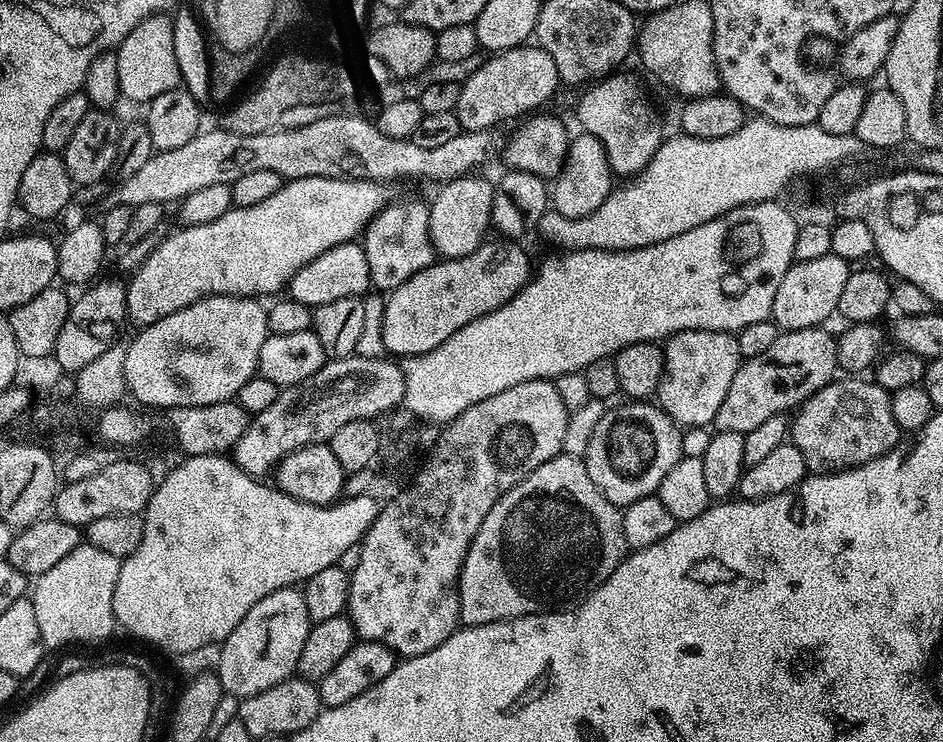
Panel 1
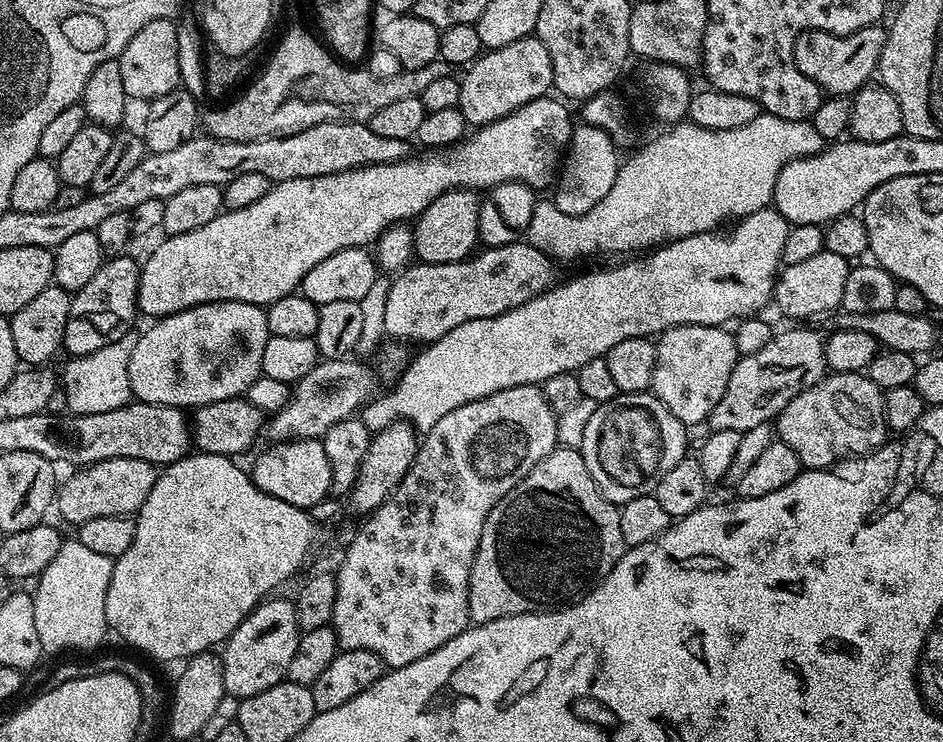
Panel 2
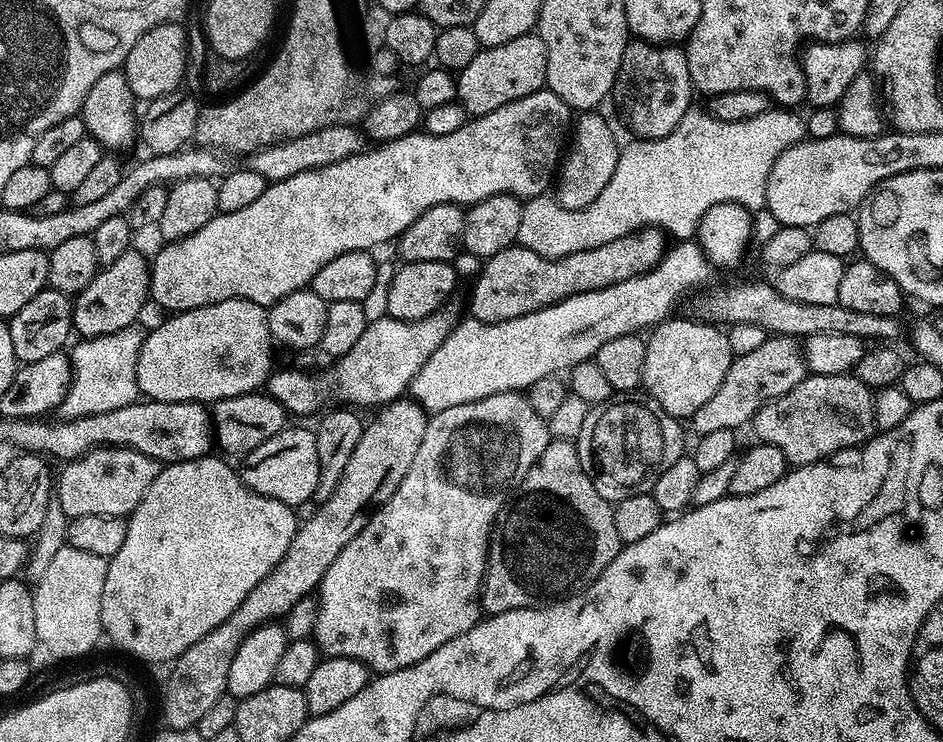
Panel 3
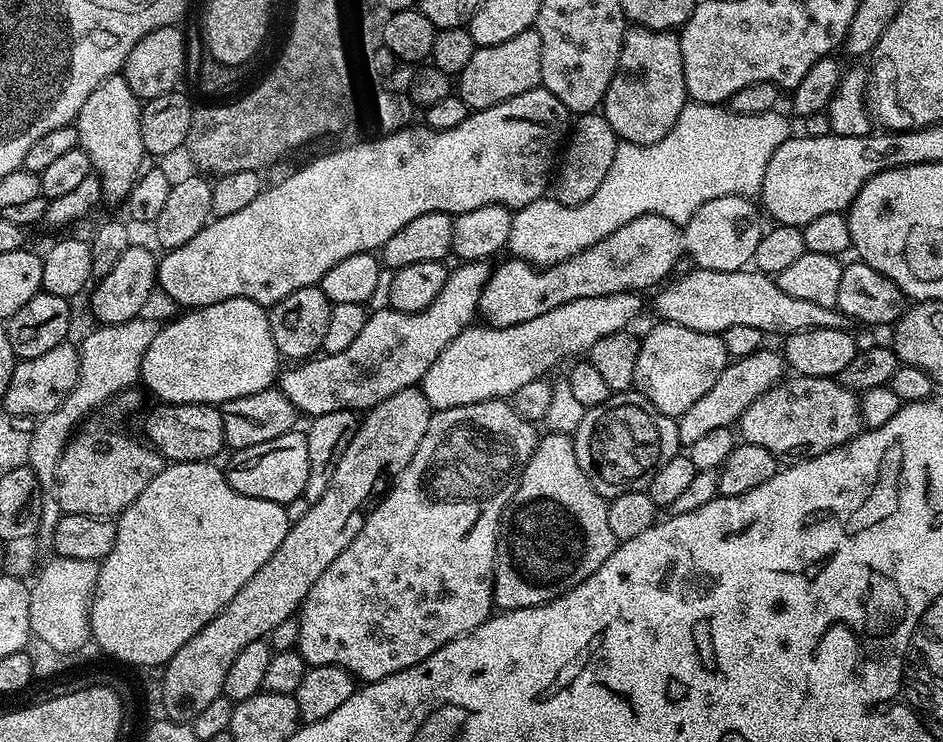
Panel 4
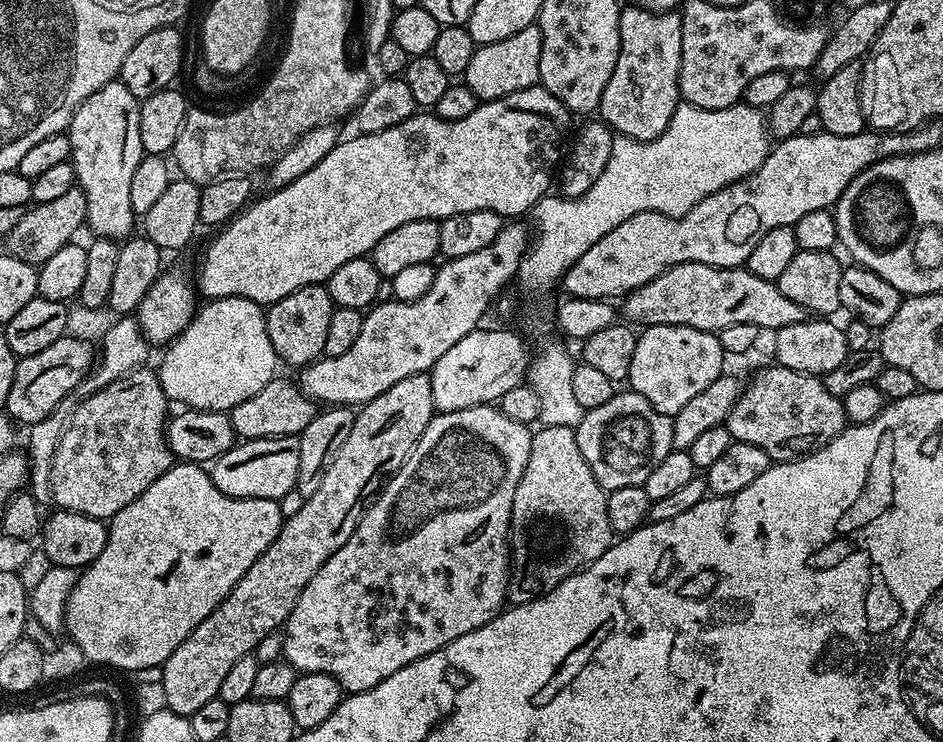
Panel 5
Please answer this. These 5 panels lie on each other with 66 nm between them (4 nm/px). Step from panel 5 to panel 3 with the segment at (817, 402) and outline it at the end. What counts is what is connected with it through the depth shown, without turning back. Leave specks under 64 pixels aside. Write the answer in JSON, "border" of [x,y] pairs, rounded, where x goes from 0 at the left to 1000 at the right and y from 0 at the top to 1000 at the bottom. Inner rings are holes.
{"border":[[[858,504],[854,507],[842,526],[829,531],[829,536],[819,539],[795,569],[795,577],[802,581],[801,592],[808,598],[825,601],[829,612],[834,612],[837,627],[862,625],[869,620],[876,620],[885,609],[892,609],[898,604],[911,604],[924,593],[930,581],[927,563],[927,542],[929,535],[926,524],[919,523],[906,504],[894,507],[866,507]]]}

